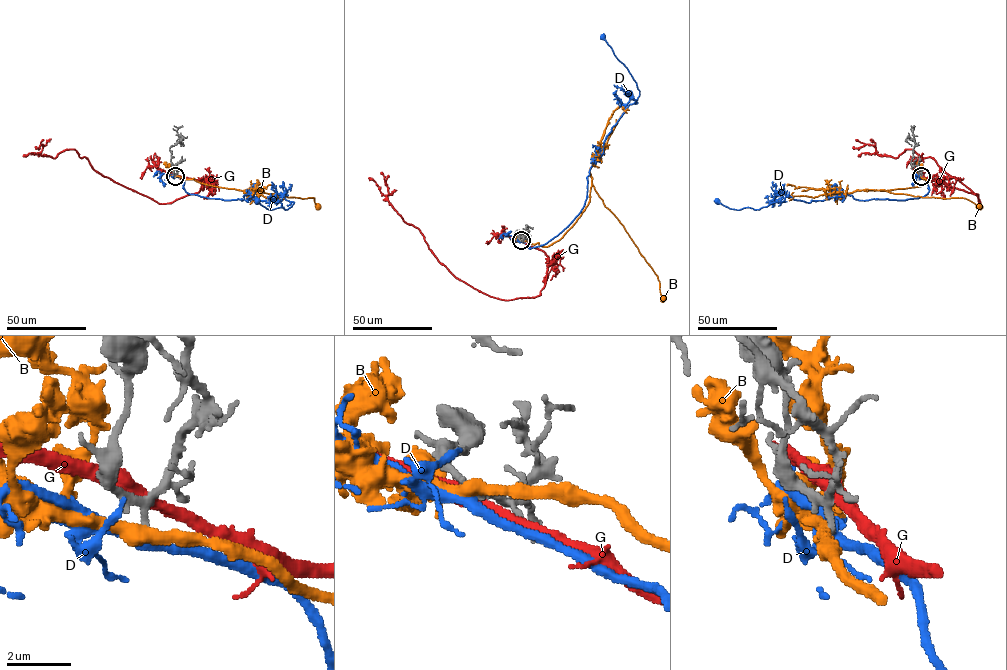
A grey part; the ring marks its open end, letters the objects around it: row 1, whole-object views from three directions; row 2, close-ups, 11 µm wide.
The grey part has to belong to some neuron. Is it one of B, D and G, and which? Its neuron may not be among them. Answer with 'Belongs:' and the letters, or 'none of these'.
Belongs: none of these

